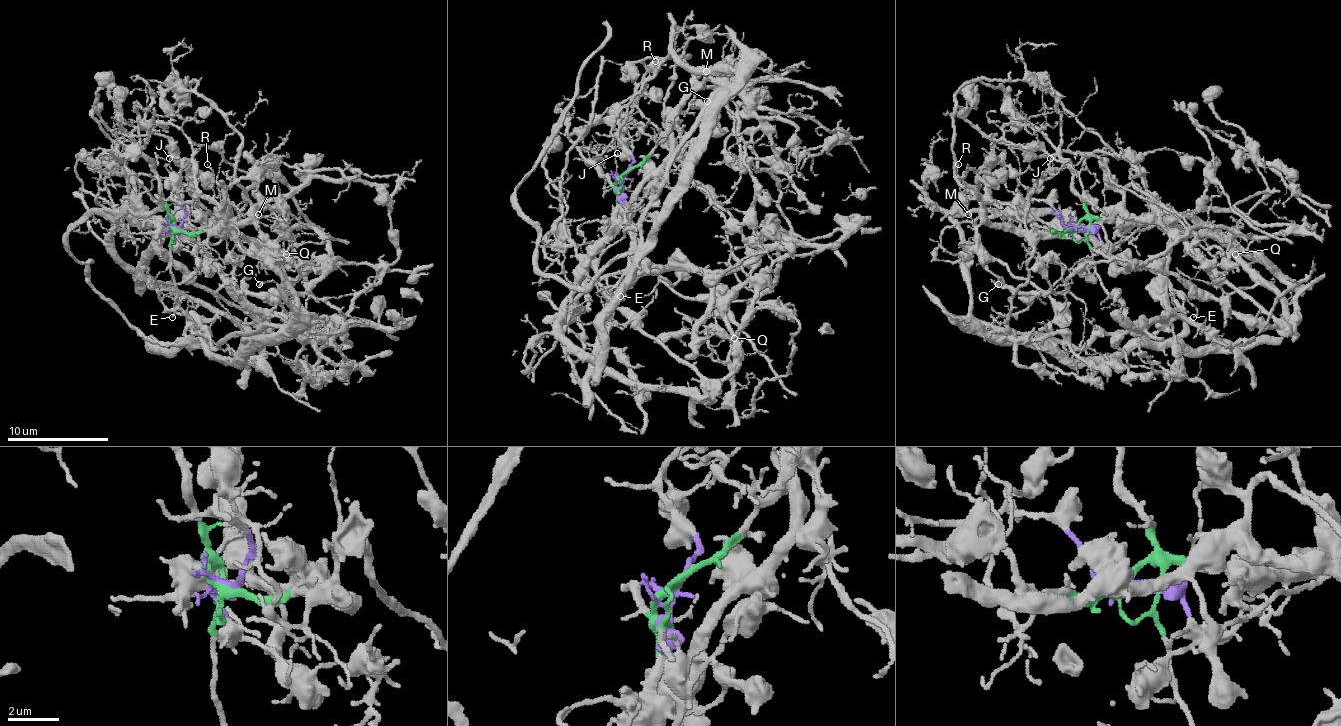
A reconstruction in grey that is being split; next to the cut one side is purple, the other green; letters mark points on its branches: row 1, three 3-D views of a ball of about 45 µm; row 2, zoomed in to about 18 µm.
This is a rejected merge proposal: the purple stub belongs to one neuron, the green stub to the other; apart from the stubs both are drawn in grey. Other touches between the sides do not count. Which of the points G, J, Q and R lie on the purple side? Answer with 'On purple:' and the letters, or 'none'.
On purple: J, R

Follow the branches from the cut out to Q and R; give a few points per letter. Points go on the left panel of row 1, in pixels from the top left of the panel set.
Q: (175, 229), (211, 231), (226, 214), (264, 252), (330, 262), (307, 226), (284, 239), (287, 254)
R: (175, 229), (185, 209), (170, 198), (178, 204), (211, 198), (213, 181), (208, 163)

